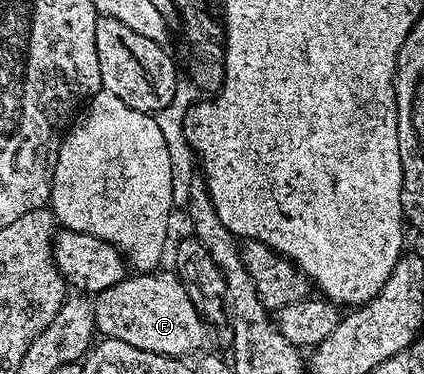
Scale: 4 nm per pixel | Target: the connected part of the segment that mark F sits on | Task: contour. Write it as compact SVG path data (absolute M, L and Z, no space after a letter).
M165 269L153 273L134 273L121 279L116 285L97 292L92 299L93 326L97 334L107 339L116 339L120 343L127 343L136 349L152 351L157 355L186 357L191 353L201 352L205 348L202 346L205 345L208 334L206 321L194 308L187 284L177 274L174 275L169 275Z

